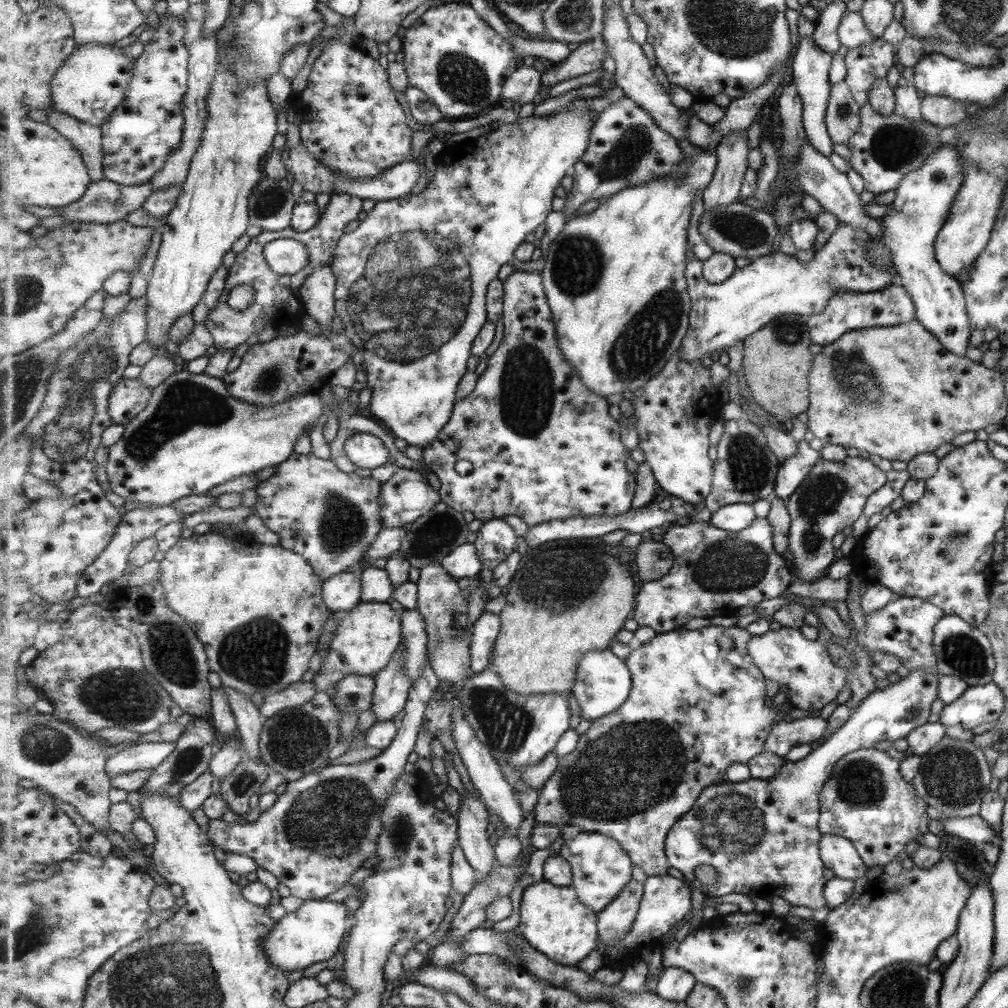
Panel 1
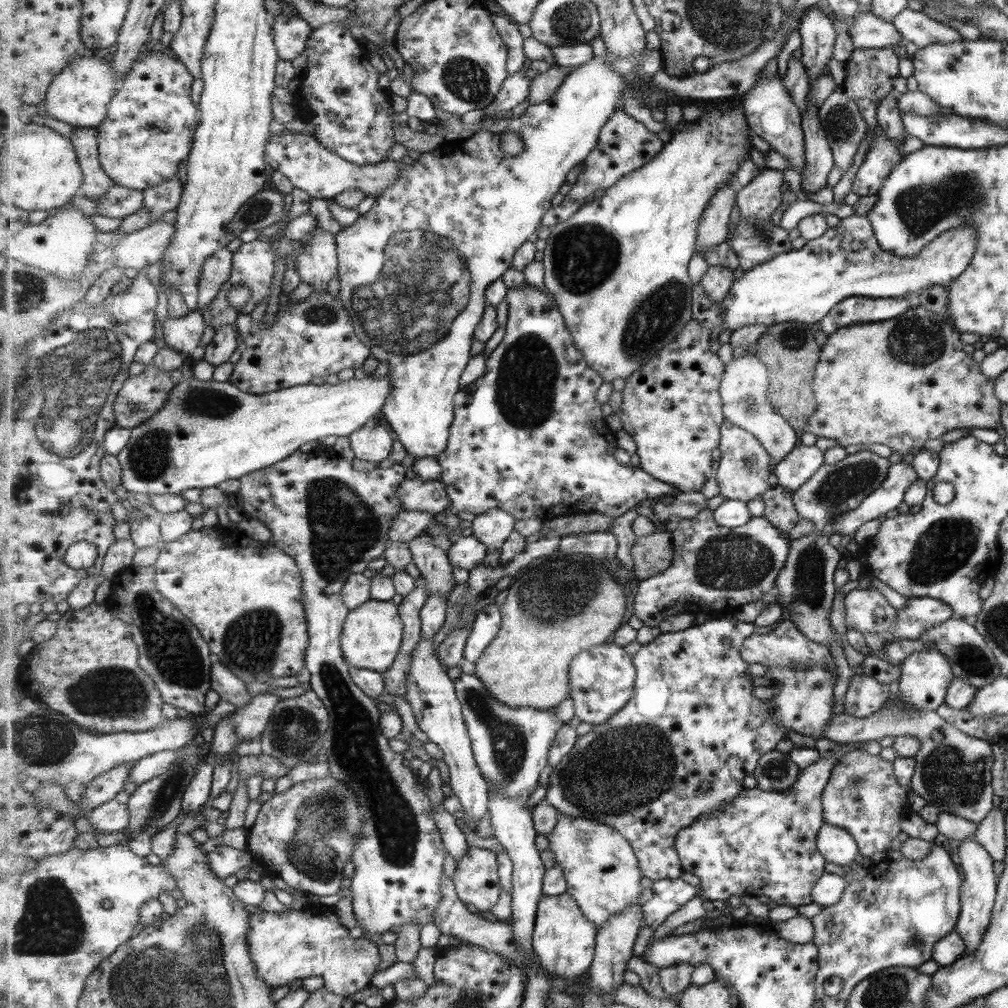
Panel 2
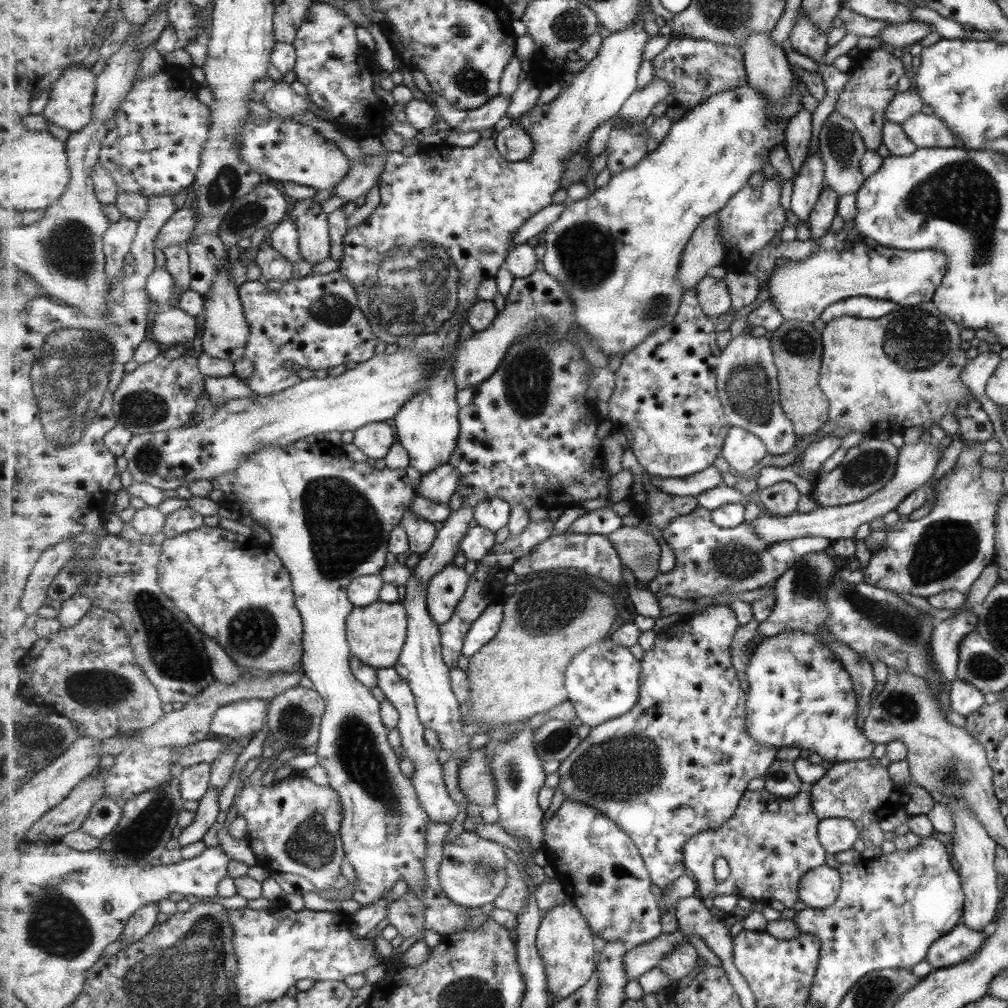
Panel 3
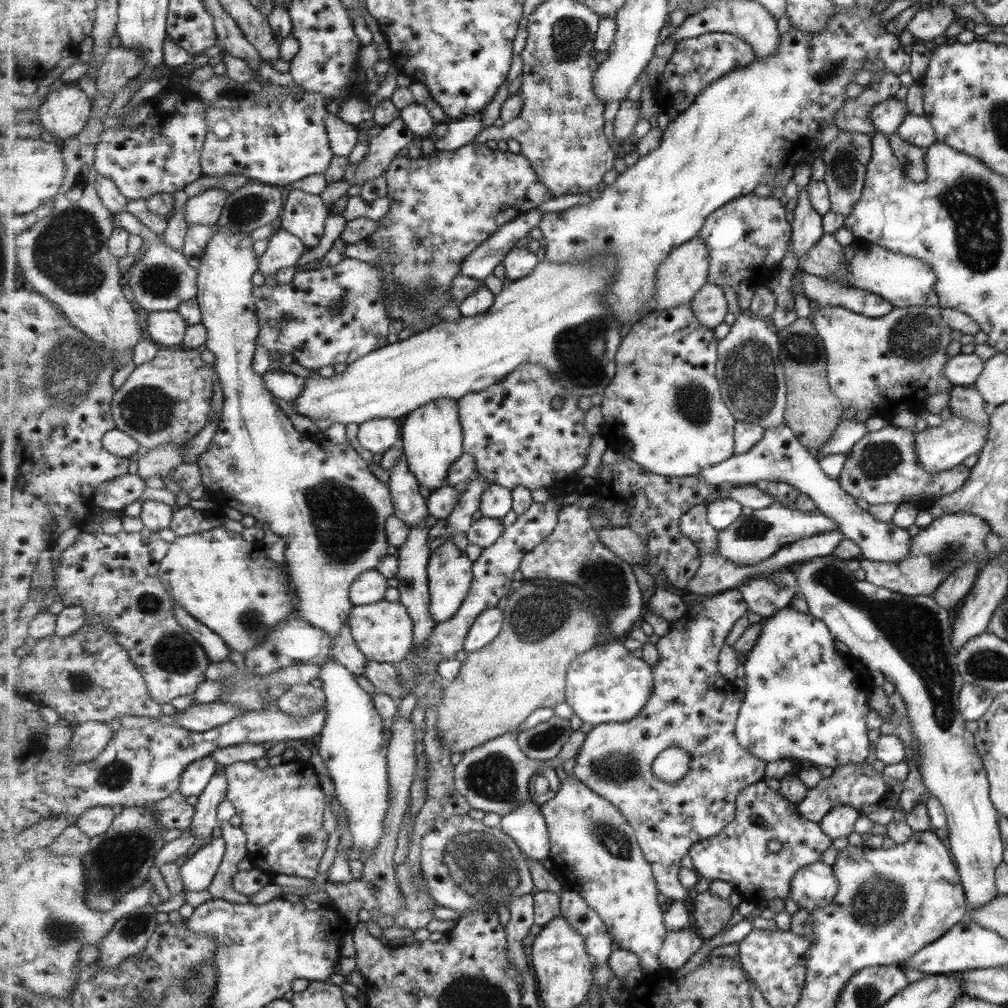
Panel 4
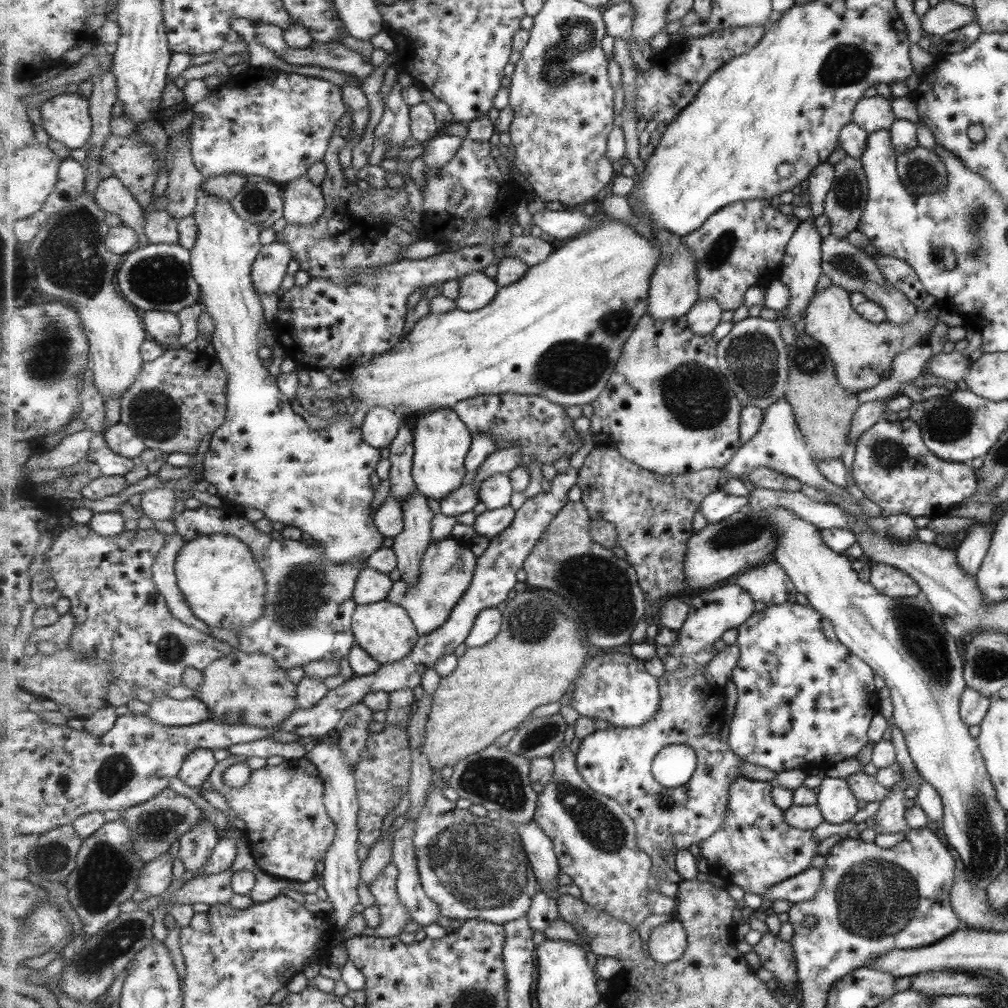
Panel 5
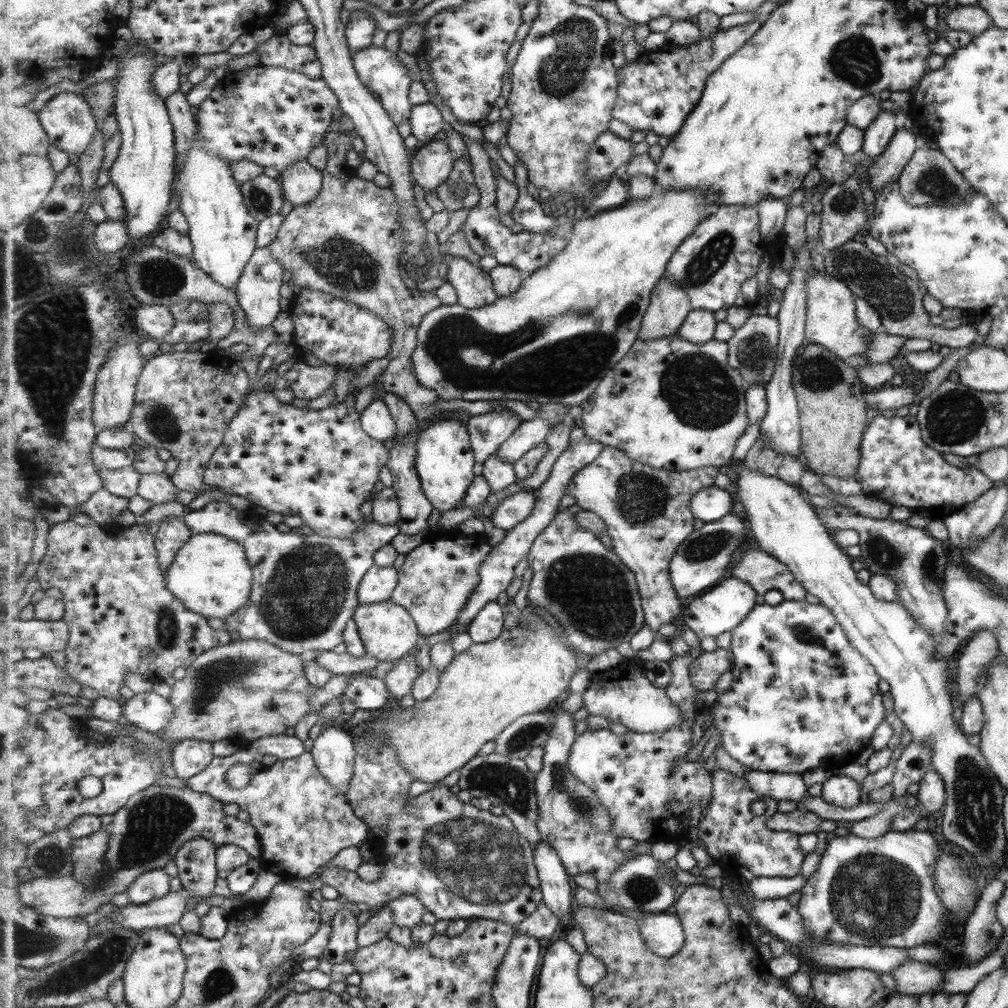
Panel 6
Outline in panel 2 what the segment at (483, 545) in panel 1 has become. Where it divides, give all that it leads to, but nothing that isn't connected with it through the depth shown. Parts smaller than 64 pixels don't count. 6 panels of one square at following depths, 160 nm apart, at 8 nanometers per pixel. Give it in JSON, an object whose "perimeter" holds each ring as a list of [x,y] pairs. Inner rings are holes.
{"perimeter":[[[491,509],[491,511],[476,517],[472,523],[473,534],[487,548],[496,548],[499,554],[504,544],[515,531],[516,518],[502,509]]]}

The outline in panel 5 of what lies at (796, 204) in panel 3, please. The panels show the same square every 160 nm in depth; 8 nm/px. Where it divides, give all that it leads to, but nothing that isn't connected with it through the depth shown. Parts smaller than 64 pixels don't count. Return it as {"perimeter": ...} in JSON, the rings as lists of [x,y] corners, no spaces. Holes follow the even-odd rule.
{"perimeter":[[[814,217],[803,218],[797,230],[793,233],[792,239],[786,248],[786,255],[782,266],[781,280],[789,287],[792,294],[791,304],[788,306],[788,317],[795,323],[799,322],[803,310],[809,306],[809,298],[813,296],[817,278],[822,273],[820,269],[820,242],[822,238],[813,225]]]}

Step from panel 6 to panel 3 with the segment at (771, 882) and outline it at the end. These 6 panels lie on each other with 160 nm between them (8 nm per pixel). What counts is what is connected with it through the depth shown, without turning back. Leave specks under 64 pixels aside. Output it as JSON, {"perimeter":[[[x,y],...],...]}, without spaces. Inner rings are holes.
{"perimeter":[[[826,865],[813,868],[803,877],[799,892],[808,908],[827,908],[840,892],[839,874]]]}

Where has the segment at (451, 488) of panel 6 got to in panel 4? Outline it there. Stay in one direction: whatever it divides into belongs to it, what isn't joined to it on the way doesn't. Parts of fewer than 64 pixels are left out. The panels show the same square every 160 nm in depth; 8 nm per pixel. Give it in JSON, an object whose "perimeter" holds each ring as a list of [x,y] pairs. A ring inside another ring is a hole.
{"perimeter":[[[441,398],[409,414],[402,423],[401,448],[407,457],[409,468],[422,486],[437,490],[446,484],[452,464],[465,454],[464,429],[460,421],[459,404],[451,398]]]}

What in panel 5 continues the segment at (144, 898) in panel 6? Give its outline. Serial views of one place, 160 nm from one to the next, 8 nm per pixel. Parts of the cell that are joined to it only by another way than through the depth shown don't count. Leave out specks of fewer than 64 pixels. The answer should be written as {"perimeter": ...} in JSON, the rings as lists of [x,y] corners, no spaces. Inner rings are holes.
{"perimeter":[[[167,852],[161,858],[146,864],[141,878],[139,878],[140,886],[137,890],[143,892],[147,898],[163,894],[171,886],[171,882],[175,880],[173,860],[173,854]]]}

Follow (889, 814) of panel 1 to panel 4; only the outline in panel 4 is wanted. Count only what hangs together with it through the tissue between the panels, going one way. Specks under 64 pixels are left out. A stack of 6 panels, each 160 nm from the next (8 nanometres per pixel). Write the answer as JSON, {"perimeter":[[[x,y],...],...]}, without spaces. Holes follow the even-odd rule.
{"perimeter":[[[871,763],[843,765],[832,768],[828,777],[822,777],[813,788],[810,788],[807,796],[798,803],[798,809],[807,820],[818,823],[832,808],[840,804],[855,808],[858,812],[864,806],[882,804],[883,797],[888,794],[888,790],[889,784],[884,780],[881,772],[873,769]]]}

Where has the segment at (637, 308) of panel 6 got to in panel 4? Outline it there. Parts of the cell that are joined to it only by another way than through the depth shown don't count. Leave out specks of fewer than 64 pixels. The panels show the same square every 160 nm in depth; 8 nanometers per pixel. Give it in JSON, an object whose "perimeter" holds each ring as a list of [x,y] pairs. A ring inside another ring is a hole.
{"perimeter":[[[602,254],[590,262],[561,262],[555,263],[549,260],[543,260],[536,267],[535,270],[524,279],[510,281],[504,284],[503,289],[497,294],[496,303],[489,312],[480,314],[479,316],[464,316],[463,320],[459,322],[441,322],[433,325],[431,328],[424,330],[423,332],[415,333],[395,343],[389,343],[387,346],[380,348],[379,350],[370,352],[367,356],[357,360],[357,363],[349,365],[341,374],[335,374],[331,378],[323,378],[323,376],[317,378],[311,378],[305,380],[305,388],[301,392],[301,396],[293,402],[293,409],[307,417],[311,421],[330,421],[331,423],[339,422],[339,424],[357,424],[361,425],[365,422],[373,421],[376,419],[395,419],[401,420],[403,417],[407,417],[409,414],[419,410],[421,407],[425,407],[425,404],[431,404],[435,400],[441,400],[441,398],[451,398],[451,400],[459,401],[463,396],[467,396],[471,393],[483,392],[487,388],[500,384],[509,376],[515,372],[515,369],[520,368],[523,364],[541,364],[545,368],[549,369],[549,374],[559,380],[563,387],[565,387],[566,393],[571,392],[573,396],[586,397],[595,396],[595,394],[602,395],[605,388],[609,387],[613,383],[617,373],[616,354],[620,350],[621,343],[621,324],[616,316],[610,310],[608,302],[606,302],[606,290],[612,283],[612,276],[616,271],[618,258],[616,254],[604,258],[608,254]]]}

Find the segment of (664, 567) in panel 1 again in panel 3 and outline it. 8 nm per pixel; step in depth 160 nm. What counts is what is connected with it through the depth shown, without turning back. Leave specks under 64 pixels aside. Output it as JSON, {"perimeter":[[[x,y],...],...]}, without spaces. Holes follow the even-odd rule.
{"perimeter":[[[623,526],[619,530],[609,534],[608,537],[613,541],[616,549],[620,552],[622,563],[635,573],[635,576],[643,582],[650,583],[660,572],[659,562],[661,562],[661,544],[659,540],[652,536],[644,528]]]}

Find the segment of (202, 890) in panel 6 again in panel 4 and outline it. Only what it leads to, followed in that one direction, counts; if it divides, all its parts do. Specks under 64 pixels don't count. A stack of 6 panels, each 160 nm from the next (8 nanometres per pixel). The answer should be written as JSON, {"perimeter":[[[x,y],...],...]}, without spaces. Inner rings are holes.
{"perimeter":[[[223,768],[213,775],[203,794],[198,797],[198,802],[195,805],[196,815],[191,826],[192,833],[197,835],[197,840],[211,836],[213,828],[221,826],[218,821],[218,808],[221,801],[226,799],[229,786],[226,770]]]}

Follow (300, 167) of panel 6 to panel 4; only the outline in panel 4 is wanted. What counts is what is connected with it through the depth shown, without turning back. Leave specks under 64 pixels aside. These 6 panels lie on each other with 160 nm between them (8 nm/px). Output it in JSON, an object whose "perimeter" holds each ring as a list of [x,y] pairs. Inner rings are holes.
{"perimeter":[[[289,188],[285,199],[281,228],[298,236],[307,248],[319,246],[325,236],[325,222],[331,214],[321,196]]]}

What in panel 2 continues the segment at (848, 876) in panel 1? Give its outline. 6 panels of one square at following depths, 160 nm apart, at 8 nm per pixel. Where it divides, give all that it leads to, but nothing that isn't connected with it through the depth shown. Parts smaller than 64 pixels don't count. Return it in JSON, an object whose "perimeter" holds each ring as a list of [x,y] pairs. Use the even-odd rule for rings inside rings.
{"perimeter":[[[823,823],[816,836],[816,849],[831,864],[843,867],[859,860],[853,837],[843,828]]]}

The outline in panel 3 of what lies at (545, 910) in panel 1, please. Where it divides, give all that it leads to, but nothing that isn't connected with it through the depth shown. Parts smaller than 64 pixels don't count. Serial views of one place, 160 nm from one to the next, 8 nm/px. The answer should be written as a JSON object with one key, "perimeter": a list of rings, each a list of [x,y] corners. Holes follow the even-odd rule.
{"perimeter":[[[572,900],[555,906],[544,914],[537,937],[537,946],[547,969],[550,994],[565,1000],[589,983],[598,969],[598,952],[594,942],[595,934]]]}

